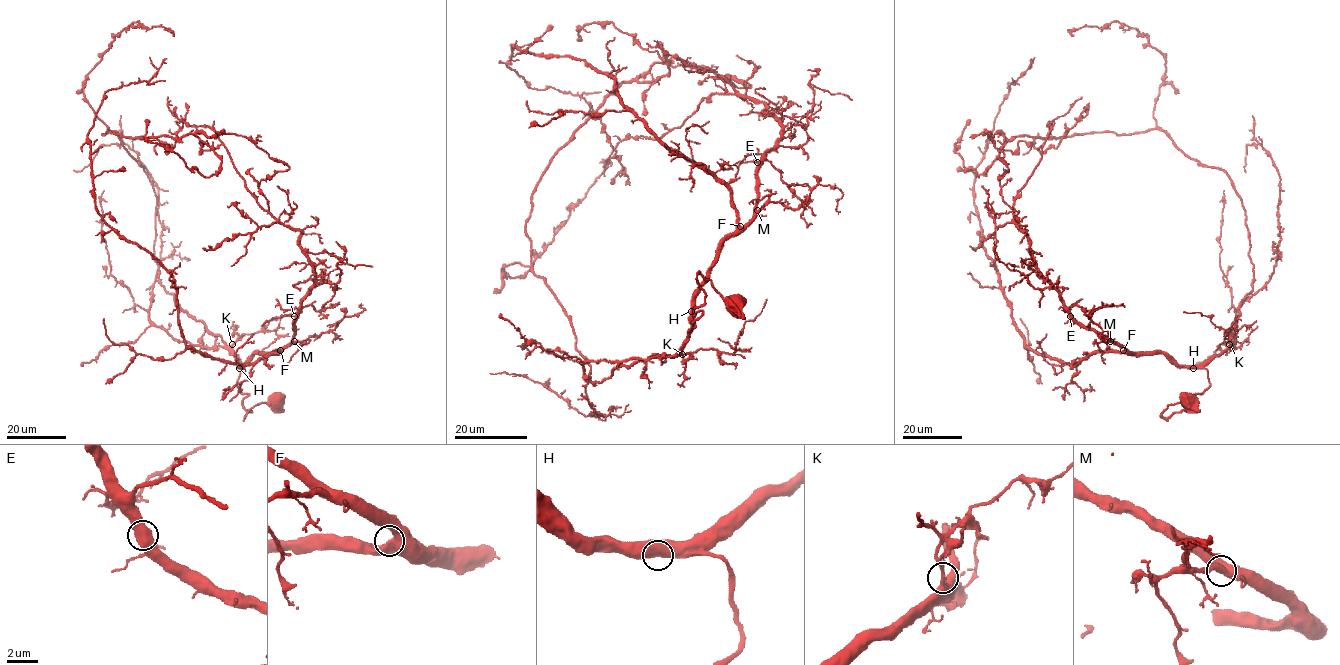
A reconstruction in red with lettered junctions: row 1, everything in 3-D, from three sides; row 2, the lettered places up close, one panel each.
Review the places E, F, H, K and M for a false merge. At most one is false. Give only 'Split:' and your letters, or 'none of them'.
Split: none of them

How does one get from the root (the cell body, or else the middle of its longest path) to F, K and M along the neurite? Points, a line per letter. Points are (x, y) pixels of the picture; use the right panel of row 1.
F: (1188, 400), (1162, 415), (1196, 403), (1210, 385), (1205, 368), (1123, 350)
K: (1188, 400), (1169, 404), (1162, 415), (1169, 418), (1196, 403), (1193, 396), (1210, 385), (1204, 367), (1229, 344)
M: (1188, 400), (1169, 404), (1162, 415), (1196, 403), (1193, 396), (1210, 385), (1205, 368), (1110, 341)

